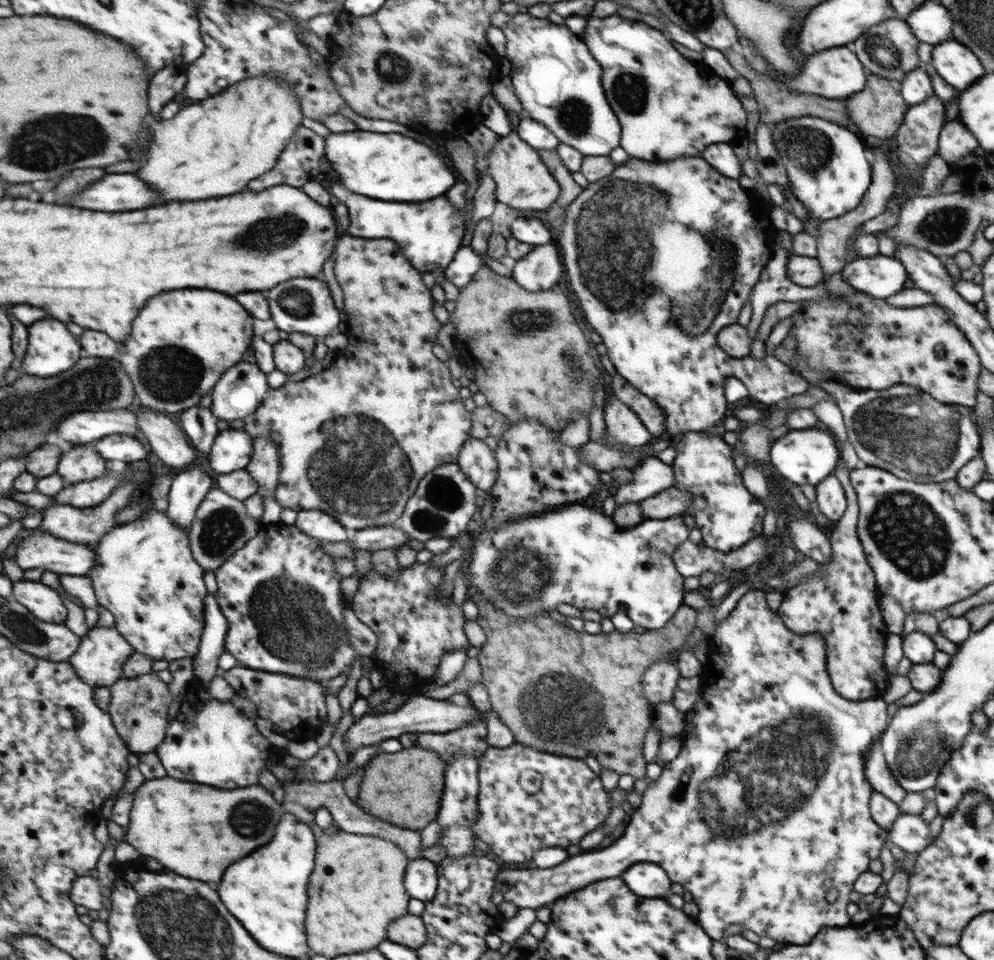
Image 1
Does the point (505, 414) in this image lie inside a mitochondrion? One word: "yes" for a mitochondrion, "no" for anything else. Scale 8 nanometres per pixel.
no

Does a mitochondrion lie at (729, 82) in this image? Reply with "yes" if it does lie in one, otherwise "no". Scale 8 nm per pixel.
no

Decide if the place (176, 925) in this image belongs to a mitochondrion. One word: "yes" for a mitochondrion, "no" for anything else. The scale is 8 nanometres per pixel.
yes

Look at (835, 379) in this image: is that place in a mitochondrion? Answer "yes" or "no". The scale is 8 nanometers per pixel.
no

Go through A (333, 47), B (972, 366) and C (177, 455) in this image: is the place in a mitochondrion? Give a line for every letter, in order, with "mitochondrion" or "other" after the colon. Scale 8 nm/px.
A: other
B: other
C: other

